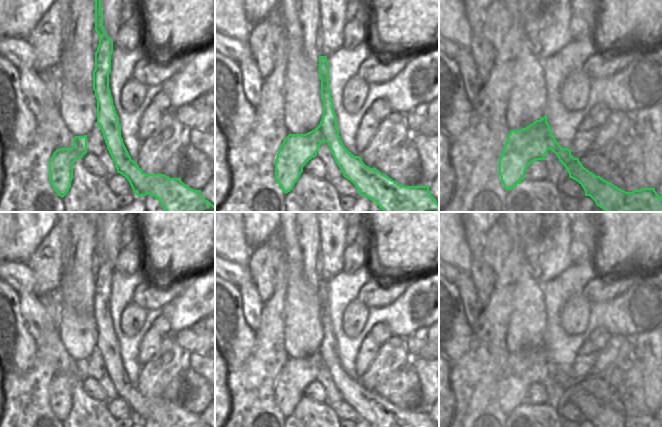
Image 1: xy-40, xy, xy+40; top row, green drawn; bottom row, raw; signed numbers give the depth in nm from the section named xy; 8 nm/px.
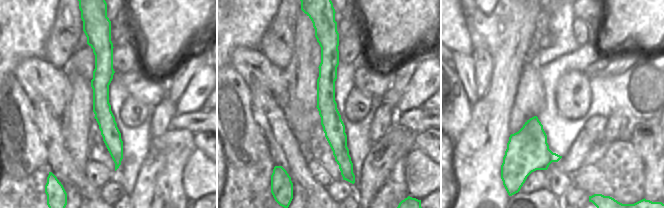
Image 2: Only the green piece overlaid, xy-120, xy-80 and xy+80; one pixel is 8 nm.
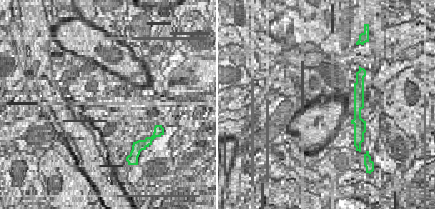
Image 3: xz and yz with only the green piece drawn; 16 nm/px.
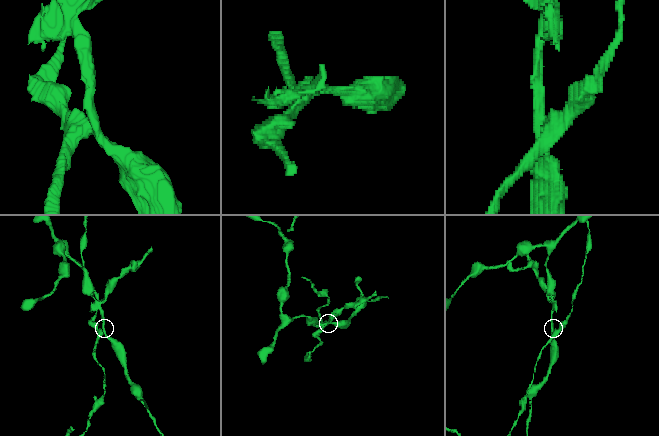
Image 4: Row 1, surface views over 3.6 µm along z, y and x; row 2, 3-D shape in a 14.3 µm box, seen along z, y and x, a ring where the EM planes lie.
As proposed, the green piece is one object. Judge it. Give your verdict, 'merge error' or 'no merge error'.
merge error

